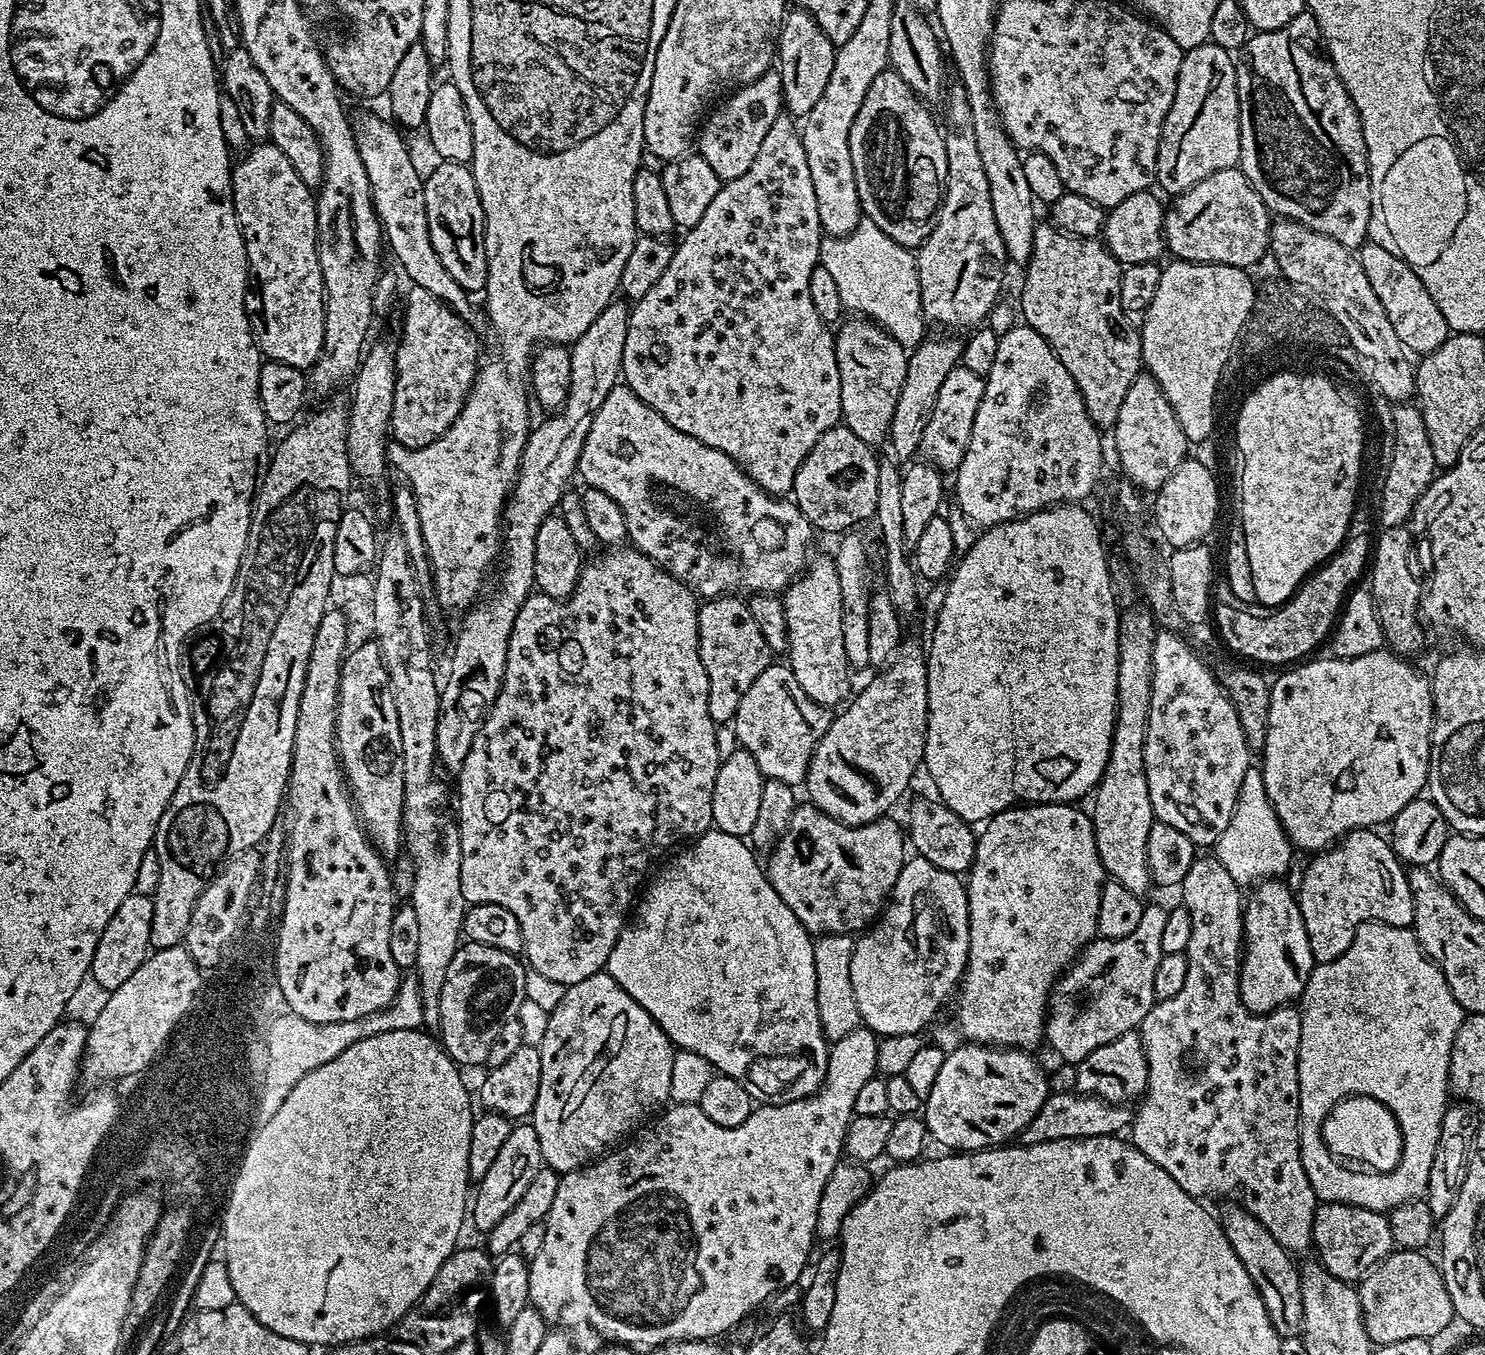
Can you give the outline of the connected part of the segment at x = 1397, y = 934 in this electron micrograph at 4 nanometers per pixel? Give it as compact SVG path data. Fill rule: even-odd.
M1367 920L1365 924L1360 924L1356 928L1354 934L1354 942L1350 942L1346 953L1346 961L1348 960L1348 992L1328 992L1324 996L1324 1020L1311 1020L1305 1018L1302 1022L1302 1042L1298 1050L1298 1078L1300 1079L1300 1153L1302 1154L1302 1162L1306 1170L1306 1178L1311 1176L1320 1176L1320 1172L1316 1172L1320 1168L1320 1164L1324 1164L1324 1176L1332 1176L1332 1168L1341 1168L1342 1164L1336 1156L1329 1152L1327 1145L1323 1140L1323 1122L1330 1114L1331 1110L1341 1100L1347 1100L1355 1094L1359 1096L1368 1096L1380 1103L1384 1103L1386 1107L1396 1118L1403 1138L1403 1150L1400 1163L1389 1172L1375 1172L1371 1170L1357 1170L1355 1167L1348 1166L1348 1180L1380 1180L1380 1192L1384 1192L1384 1180L1400 1180L1400 1172L1410 1172L1410 1180L1412 1188L1425 1188L1428 1186L1428 1169L1424 1166L1418 1166L1418 1162L1427 1159L1430 1154L1430 1136L1428 1140L1428 1128L1432 1126L1435 1131L1442 1128L1442 1118L1445 1117L1445 1107L1438 1106L1438 1090L1440 1084L1436 1081L1436 1064L1447 1066L1452 1060L1452 1047L1454 1046L1454 1038L1458 1034L1458 1030L1462 1026L1465 1018L1465 1011L1458 998L1454 998L1454 994L1450 994L1450 986L1446 986L1446 978L1442 974L1442 970L1437 966L1435 960L1431 960L1429 956L1424 955L1422 946L1418 942L1415 931L1411 927L1399 928L1398 926L1390 926L1382 924L1378 920ZM1384 1060L1384 1068L1376 1068Z

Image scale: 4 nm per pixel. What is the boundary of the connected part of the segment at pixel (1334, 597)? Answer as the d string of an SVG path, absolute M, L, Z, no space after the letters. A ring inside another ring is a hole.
M1364 534L1349 535L1347 539L1345 539L1344 543L1341 544L1340 549L1332 556L1329 556L1328 559L1325 560L1324 563L1321 564L1320 567L1317 568L1315 572L1311 573L1308 579L1305 580L1304 583L1301 584L1299 588L1297 588L1296 595L1293 596L1291 600L1288 600L1284 604L1279 605L1279 607L1277 607L1275 610L1269 611L1267 614L1264 614L1268 616L1259 616L1258 613L1252 612L1256 610L1249 610L1247 607L1237 606L1235 603L1232 603L1232 602L1227 602L1228 604L1217 603L1214 608L1214 620L1216 616L1216 628L1218 631L1220 631L1220 636L1222 639L1224 639L1225 646L1228 647L1230 651L1237 652L1237 654L1240 656L1245 656L1245 658L1248 659L1245 661L1248 661L1248 662L1256 662L1252 660L1261 660L1261 662L1264 664L1284 664L1280 666L1288 666L1288 665L1291 665L1293 662L1303 661L1305 657L1307 657L1309 654L1312 654L1312 653L1307 654L1307 652L1314 651L1315 648L1318 647L1319 644L1323 642L1323 640L1325 643L1325 641L1329 639L1330 633L1338 619L1338 613L1341 611L1342 605L1350 589L1353 587L1353 585L1357 583L1357 581L1355 582L1355 580L1358 579L1359 576L1363 574L1363 572L1365 575L1366 569L1369 567L1369 564L1370 564L1370 557L1373 555L1373 552L1374 552L1373 541L1371 539L1369 540L1368 539L1369 537Z

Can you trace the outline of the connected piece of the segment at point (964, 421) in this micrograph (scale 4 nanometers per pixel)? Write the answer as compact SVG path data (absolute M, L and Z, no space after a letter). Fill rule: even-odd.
M957 366L950 370L942 390L938 390L938 402L934 402L934 414L922 433L919 455L927 463L935 464L941 473L955 473L956 467L966 458L966 446L970 446L970 430L974 430L974 414L978 414L978 402L982 402L984 377Z

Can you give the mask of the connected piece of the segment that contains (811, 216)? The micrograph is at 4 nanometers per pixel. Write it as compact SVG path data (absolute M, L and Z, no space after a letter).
M780 115L766 133L762 147L758 149L758 158L754 158L750 170L738 178L721 183L718 194L714 194L714 202L710 202L698 226L687 229L683 233L684 241L675 245L670 266L666 266L662 278L654 282L652 289L641 300L631 305L626 350L622 350L620 367L623 383L634 390L634 394L638 394L646 406L662 414L670 426L682 430L682 434L690 434L690 438L698 438L698 442L706 442L706 446L722 450L722 454L732 459L760 489L781 498L791 493L798 466L802 466L806 454L814 450L814 442L818 442L826 430L835 428L841 419L834 332L822 322L822 318L818 318L818 310L814 310L814 302L810 298L810 274L814 274L820 264L822 229L818 218L818 198L814 194L814 178L810 178L810 166L806 163L806 150L802 146L800 133L801 129L793 117Z

